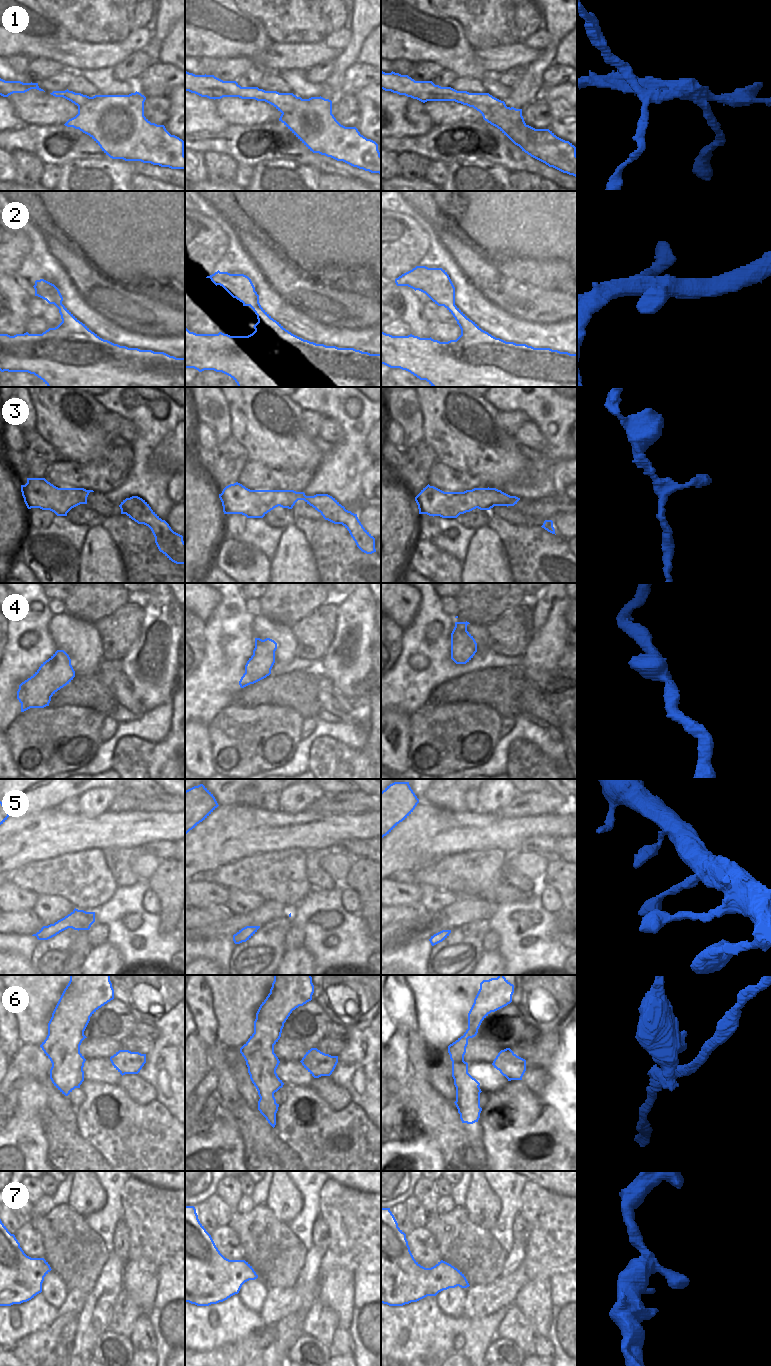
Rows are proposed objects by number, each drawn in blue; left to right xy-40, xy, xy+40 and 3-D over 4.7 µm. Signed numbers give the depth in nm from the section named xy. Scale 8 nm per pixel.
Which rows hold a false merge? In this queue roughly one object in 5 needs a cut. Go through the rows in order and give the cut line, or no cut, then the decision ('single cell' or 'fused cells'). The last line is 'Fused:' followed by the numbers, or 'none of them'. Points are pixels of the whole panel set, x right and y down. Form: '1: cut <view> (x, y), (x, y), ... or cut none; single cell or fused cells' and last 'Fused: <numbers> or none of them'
1: cut xy+40 (527, 125), (526, 140), (522, 144), (509, 138); fused cells
2: cut none; single cell
3: cut none; single cell
4: cut none; single cell
5: cut none; single cell
6: cut xy+40 (478, 1086), (472, 1087), (463, 1093), (460, 1114); fused cells
7: cut none; single cell
Fused: 1, 6

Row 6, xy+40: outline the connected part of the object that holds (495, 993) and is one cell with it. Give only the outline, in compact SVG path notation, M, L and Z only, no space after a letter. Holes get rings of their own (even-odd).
M498 975L497 978L483 980L480 983L480 989L474 999L474 1003L468 1013L468 1029L463 1036L458 1038L455 1042L448 1046L448 1053L452 1061L452 1077L456 1087L456 1101L454 1102L458 1113L461 1114L460 1105L464 1092L469 1092L471 1088L477 1088L480 1083L468 1073L468 1063L464 1061L468 1039L477 1035L478 1029L482 1021L491 1013L495 1012L512 1002L512 995L514 993L514 985L511 984L504 975Z

